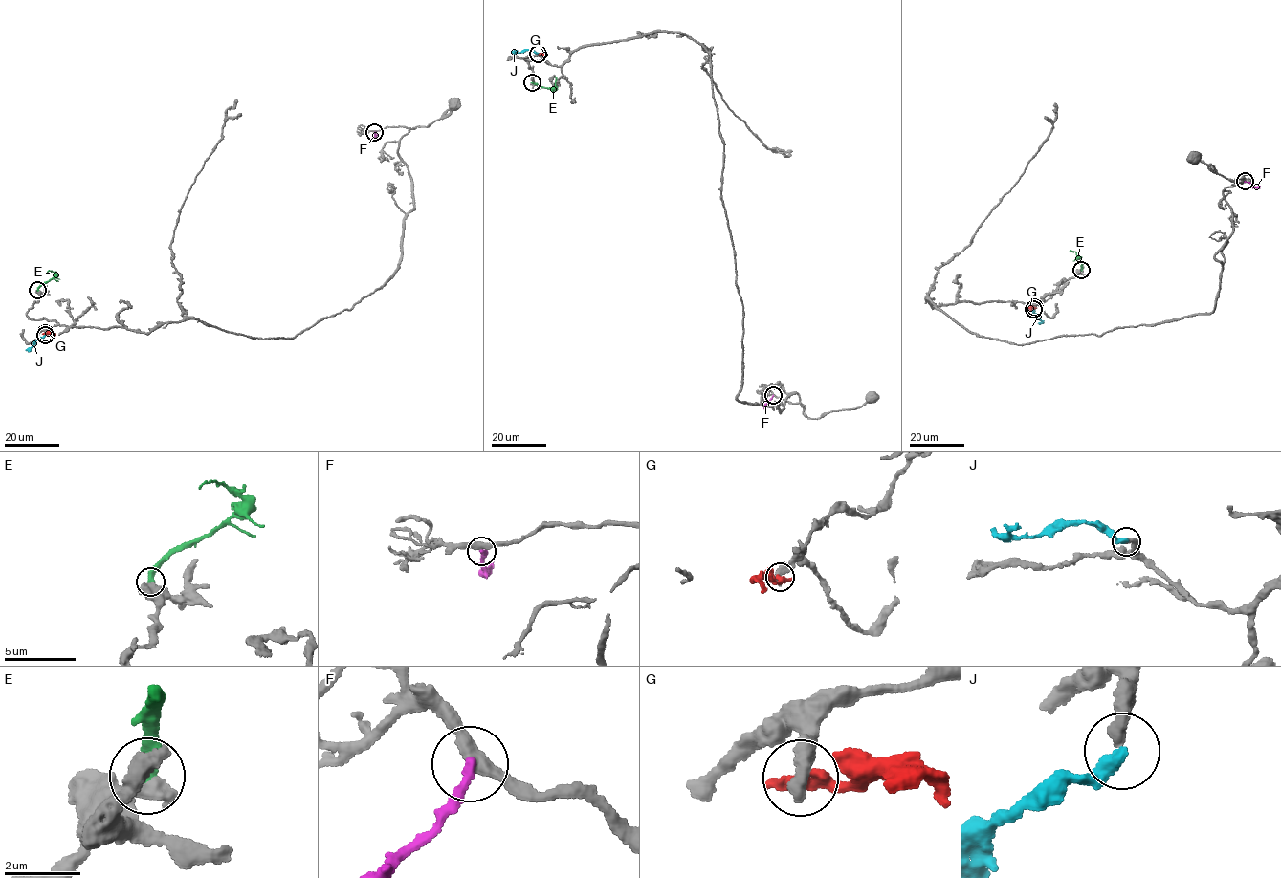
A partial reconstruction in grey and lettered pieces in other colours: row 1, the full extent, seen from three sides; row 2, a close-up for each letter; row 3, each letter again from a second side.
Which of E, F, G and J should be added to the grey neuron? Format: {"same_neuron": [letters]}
{"same_neuron": ["J"]}

